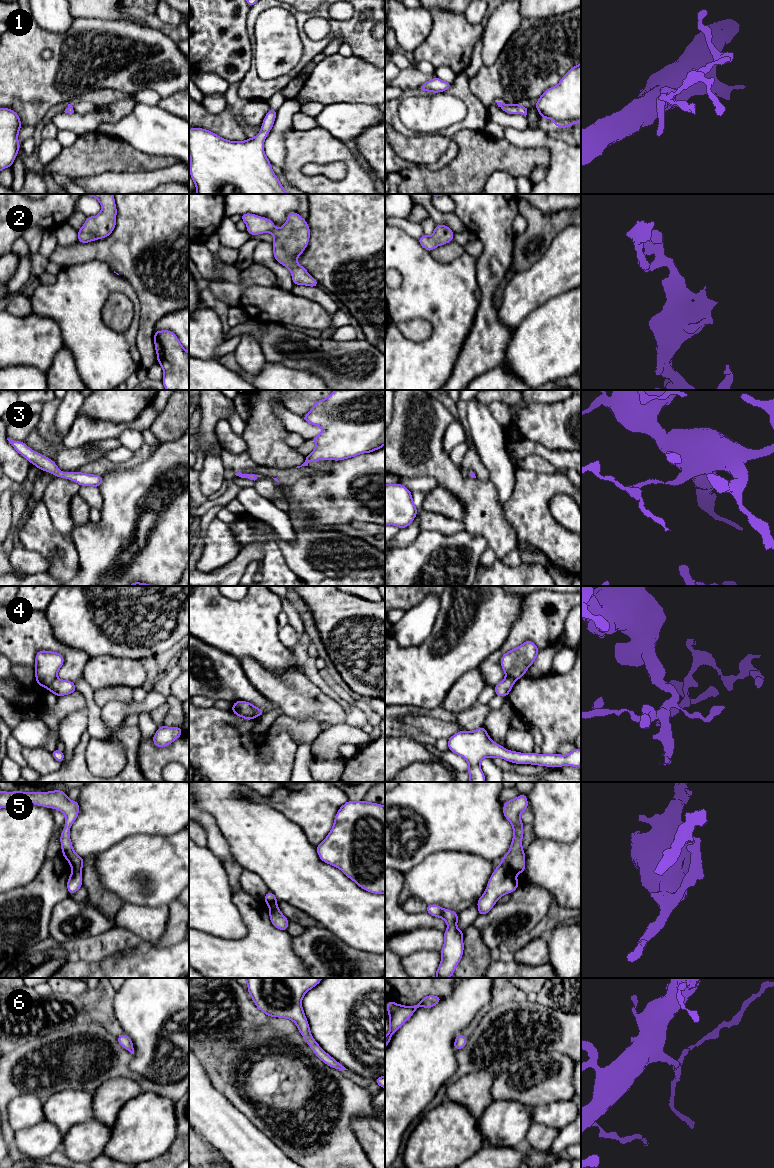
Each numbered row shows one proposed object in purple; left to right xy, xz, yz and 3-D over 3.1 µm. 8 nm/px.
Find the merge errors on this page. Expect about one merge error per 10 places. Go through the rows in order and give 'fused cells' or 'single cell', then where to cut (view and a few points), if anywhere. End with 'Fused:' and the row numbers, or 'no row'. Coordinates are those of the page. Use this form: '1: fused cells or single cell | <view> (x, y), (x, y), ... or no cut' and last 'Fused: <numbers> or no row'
1: single cell | no cut
2: single cell | no cut
3: single cell | no cut
4: fused cells | xz (250, 704), (251, 711), (256, 716)
5: fused cells | yz (501, 863), (515, 874)
6: single cell | no cut
Fused: 4, 5

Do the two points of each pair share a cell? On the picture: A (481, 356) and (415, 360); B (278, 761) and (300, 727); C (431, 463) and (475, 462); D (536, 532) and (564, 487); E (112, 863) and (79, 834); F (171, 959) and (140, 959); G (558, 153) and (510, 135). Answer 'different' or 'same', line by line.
A: different
B: different
C: different
D: same
E: different
F: same
G: same

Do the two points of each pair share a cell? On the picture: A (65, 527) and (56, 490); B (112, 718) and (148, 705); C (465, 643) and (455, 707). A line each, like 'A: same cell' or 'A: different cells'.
A: same cell
B: same cell
C: different cells

